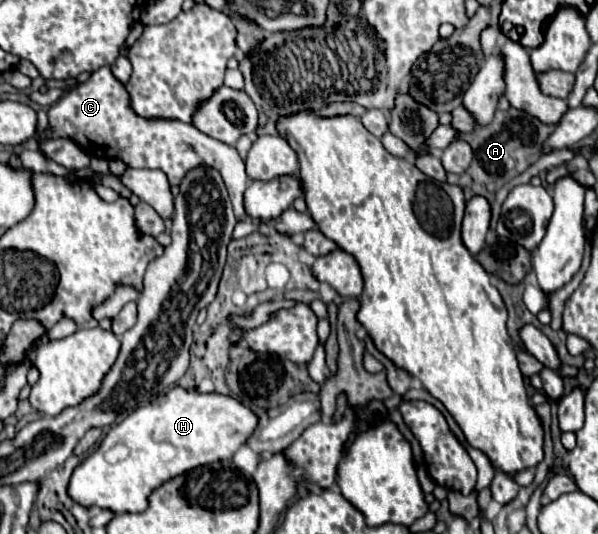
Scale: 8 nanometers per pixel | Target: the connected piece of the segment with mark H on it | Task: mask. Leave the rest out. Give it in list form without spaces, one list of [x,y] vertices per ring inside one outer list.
[[[176,385],[112,427],[102,445],[72,473],[68,493],[86,507],[140,513],[148,507],[152,491],[162,483],[194,467],[232,459],[256,427],[258,417],[238,399]]]

